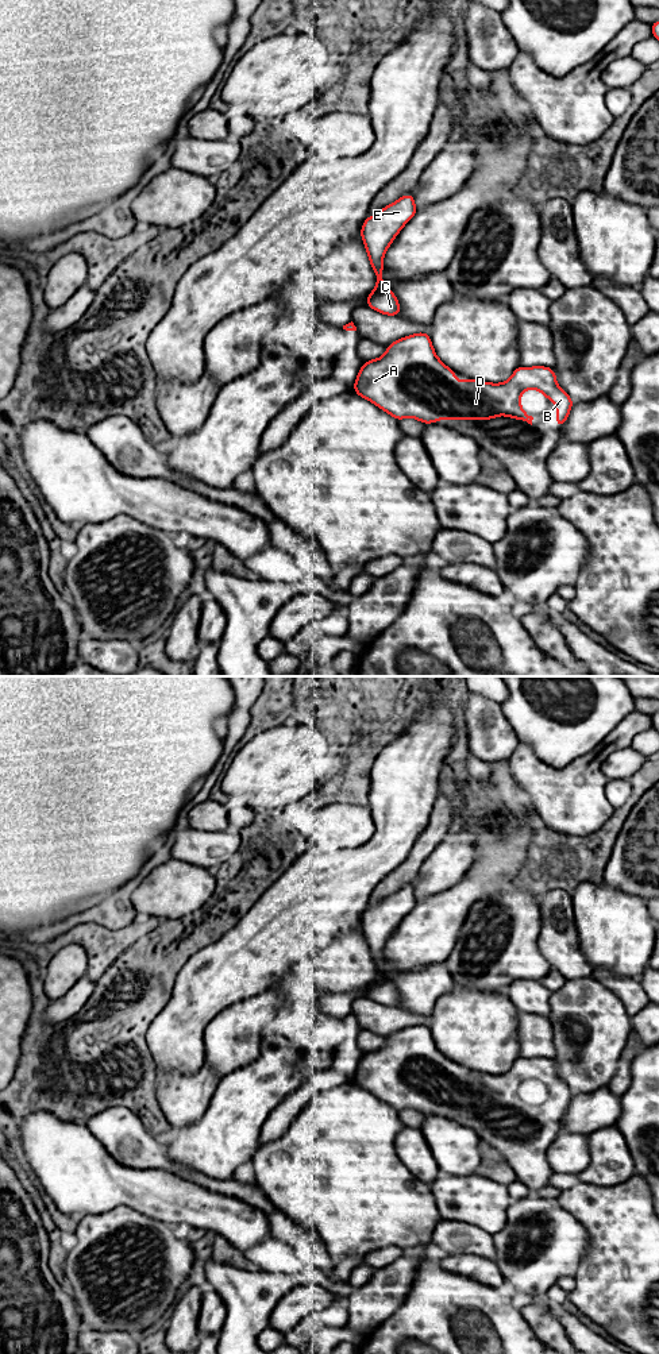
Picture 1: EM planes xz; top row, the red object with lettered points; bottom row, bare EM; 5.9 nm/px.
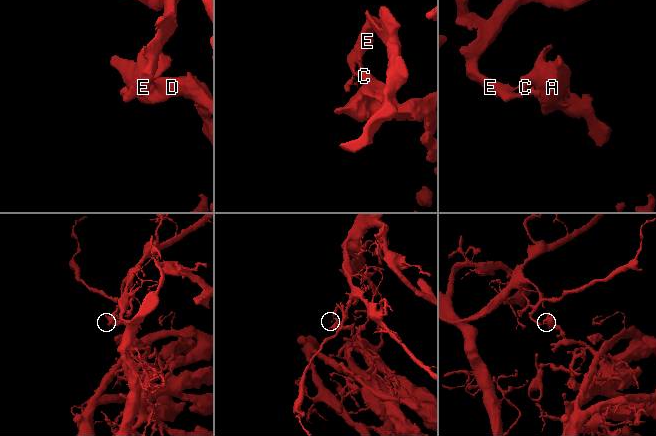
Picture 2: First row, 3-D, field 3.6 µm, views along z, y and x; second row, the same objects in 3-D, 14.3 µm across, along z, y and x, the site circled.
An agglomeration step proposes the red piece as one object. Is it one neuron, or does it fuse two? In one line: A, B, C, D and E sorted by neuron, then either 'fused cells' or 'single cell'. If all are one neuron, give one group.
A B C D / E; fused cells

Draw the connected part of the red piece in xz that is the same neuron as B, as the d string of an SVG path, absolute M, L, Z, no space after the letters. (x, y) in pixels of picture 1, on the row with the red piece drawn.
M419 332L388 344L386 352L363 363L352 390L397 421L413 417L423 424L436 420L492 420L508 416L532 425L521 408L525 390L536 389L556 406L562 428L574 401L558 386L552 367L519 366L502 383L466 378L456 381L432 347L429 333Z

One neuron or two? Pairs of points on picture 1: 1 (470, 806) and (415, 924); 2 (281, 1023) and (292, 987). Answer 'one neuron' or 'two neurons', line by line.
1: one neuron
2: one neuron

